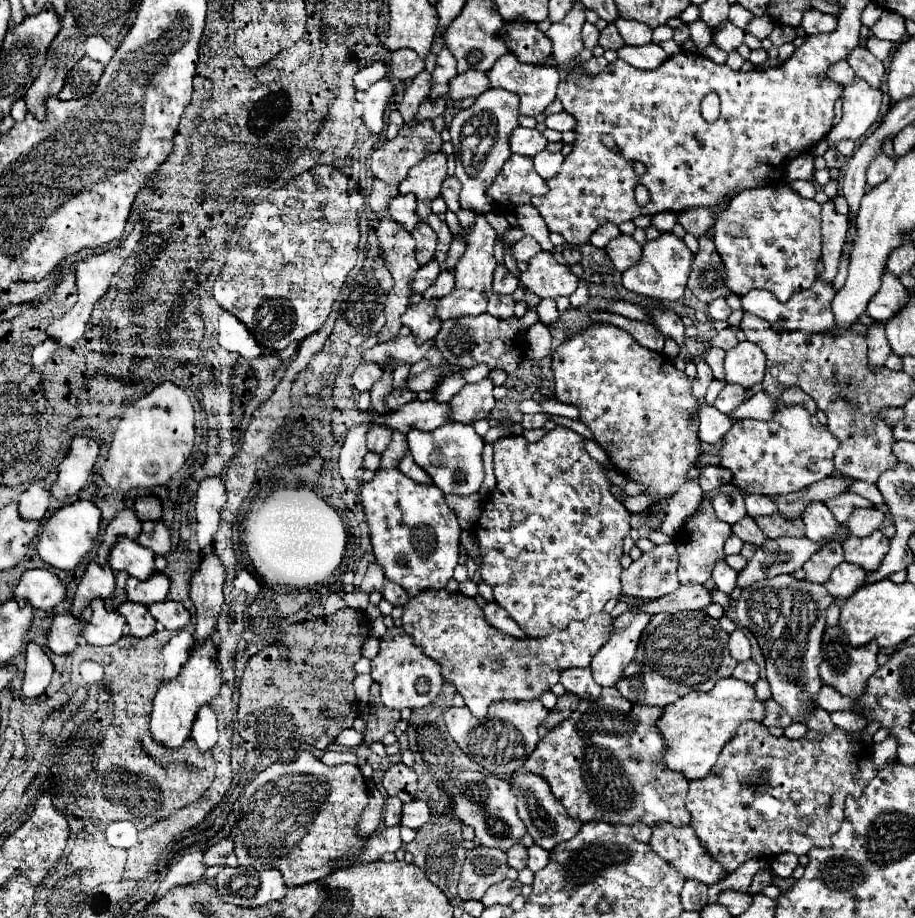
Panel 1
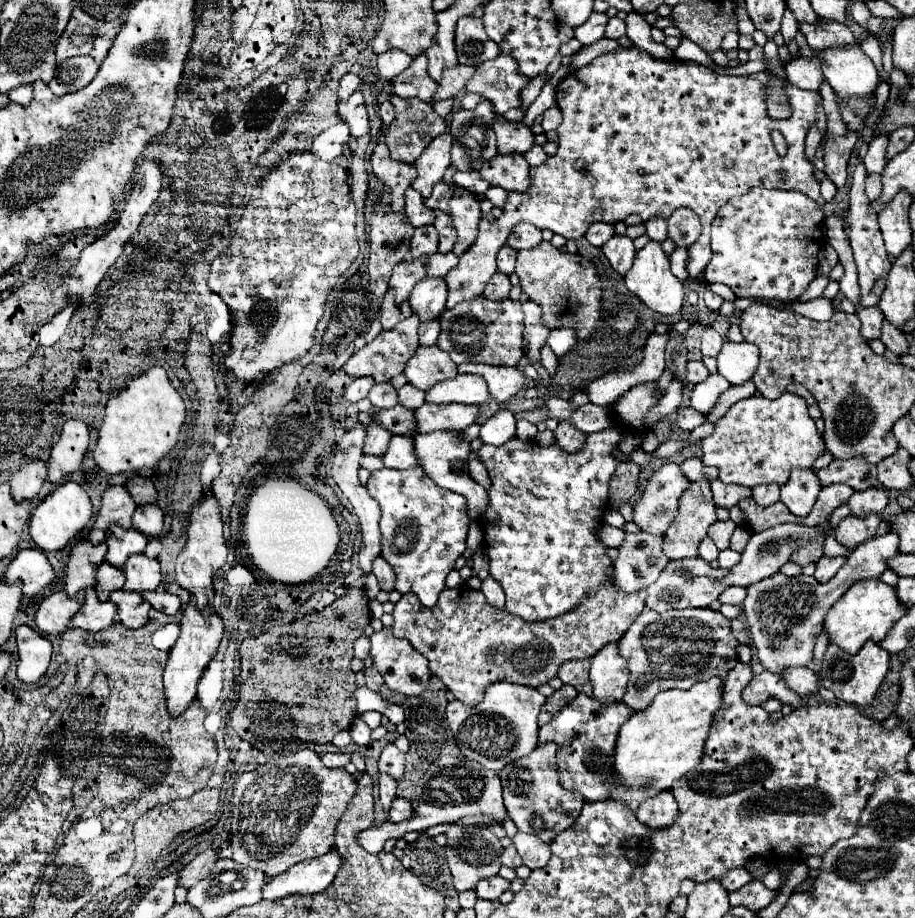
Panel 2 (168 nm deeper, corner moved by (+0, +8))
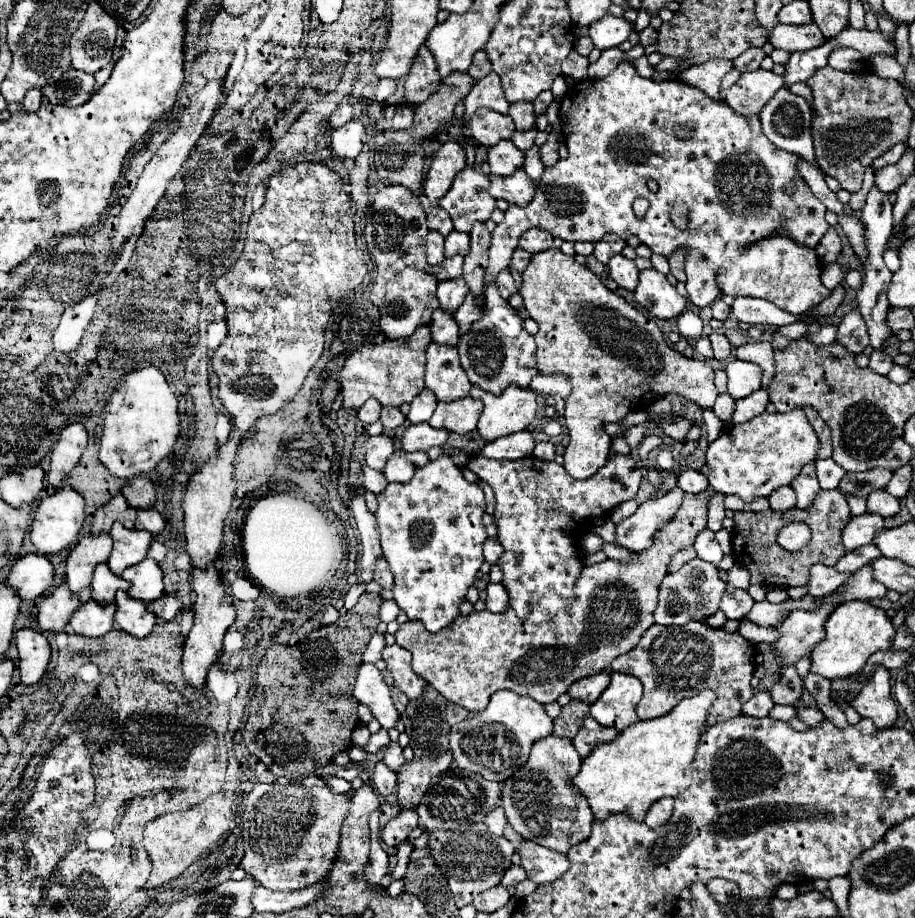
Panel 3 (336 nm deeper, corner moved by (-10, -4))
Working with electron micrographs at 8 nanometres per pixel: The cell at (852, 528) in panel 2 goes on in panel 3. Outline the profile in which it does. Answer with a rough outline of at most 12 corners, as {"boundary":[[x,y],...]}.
{"boundary":[[866,512],[842,532],[848,552],[872,544],[884,518]]}

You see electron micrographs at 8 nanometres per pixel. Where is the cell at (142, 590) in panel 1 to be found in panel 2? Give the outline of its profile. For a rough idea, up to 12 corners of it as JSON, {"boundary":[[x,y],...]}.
{"boundary":[[132,554],[122,566],[124,590],[156,590],[158,560]]}

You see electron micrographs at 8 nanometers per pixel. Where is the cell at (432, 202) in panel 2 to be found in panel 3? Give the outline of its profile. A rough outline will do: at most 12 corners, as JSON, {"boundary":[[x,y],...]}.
{"boundary":[[464,168],[442,198],[454,230],[496,208],[488,176]]}

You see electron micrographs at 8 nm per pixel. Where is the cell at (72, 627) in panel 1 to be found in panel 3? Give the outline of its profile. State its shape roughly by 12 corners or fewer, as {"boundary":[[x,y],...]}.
{"boundary":[[58,586],[38,606],[42,632],[60,634],[72,614],[92,598]]}

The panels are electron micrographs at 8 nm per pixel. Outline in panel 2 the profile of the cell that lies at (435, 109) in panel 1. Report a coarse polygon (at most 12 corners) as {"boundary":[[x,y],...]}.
{"boundary":[[420,54],[392,80],[400,98],[432,102],[438,84]]}

